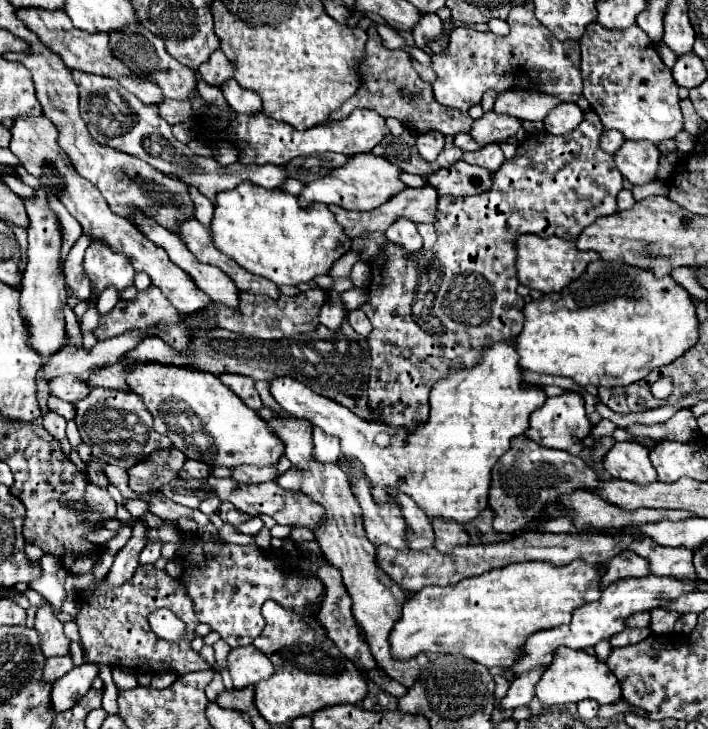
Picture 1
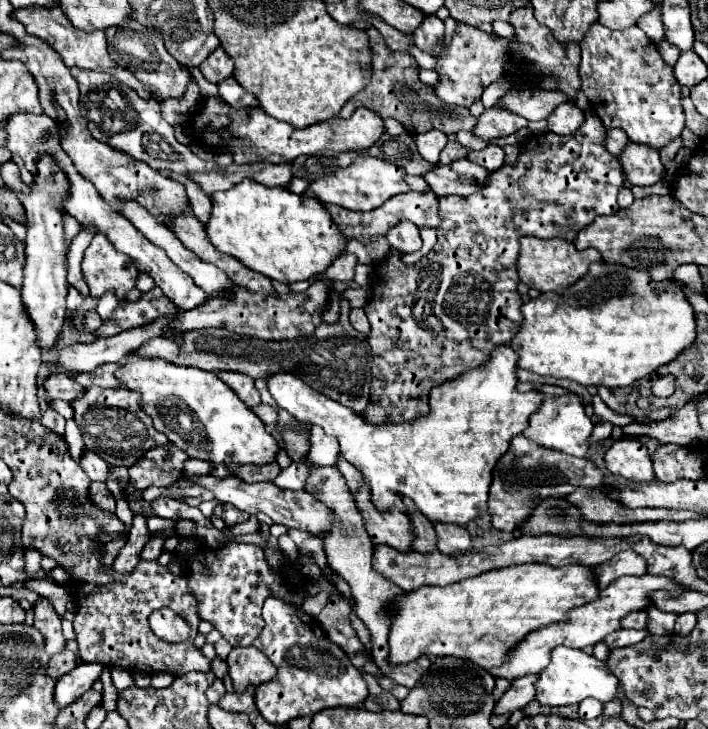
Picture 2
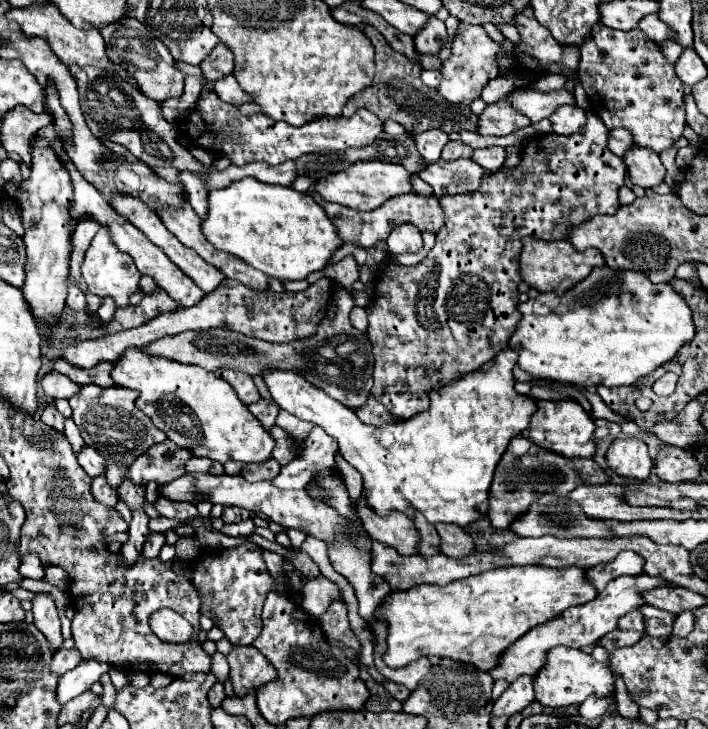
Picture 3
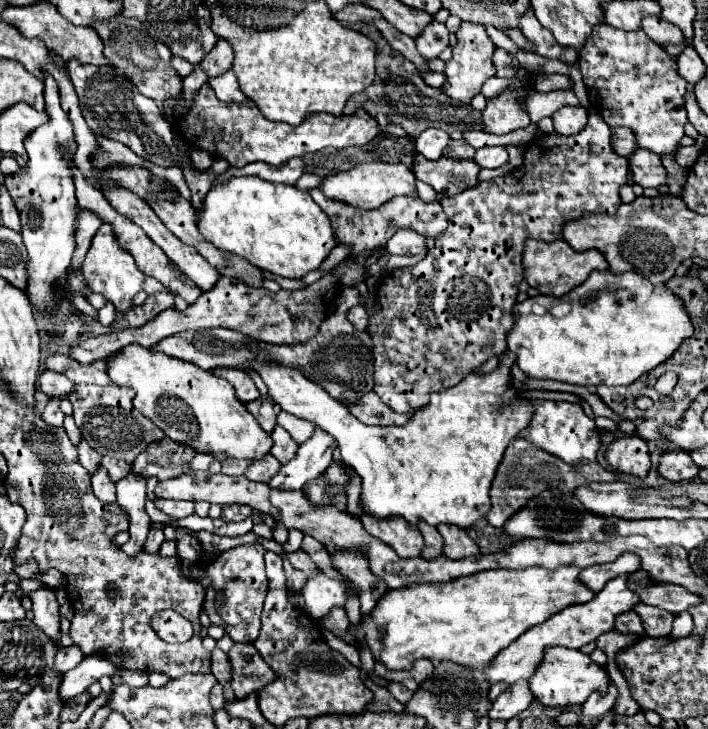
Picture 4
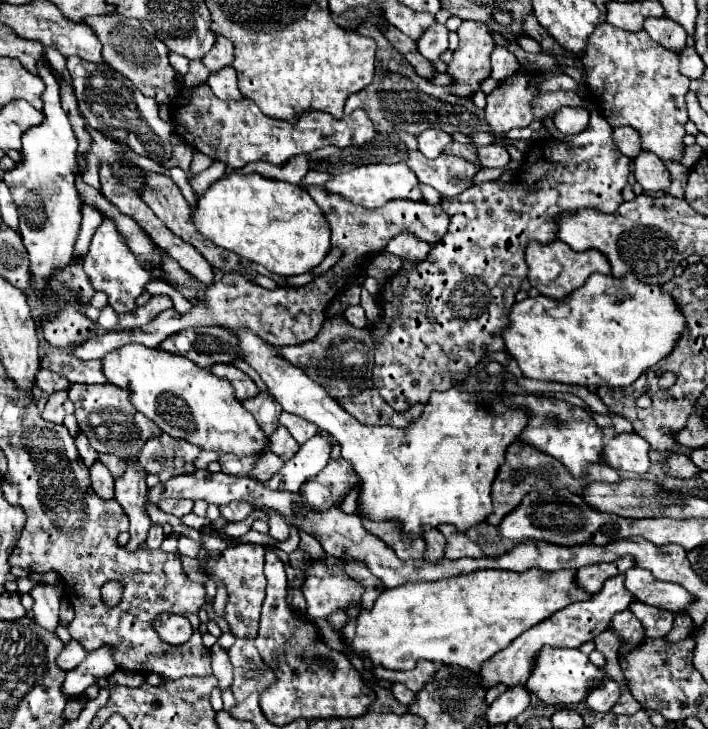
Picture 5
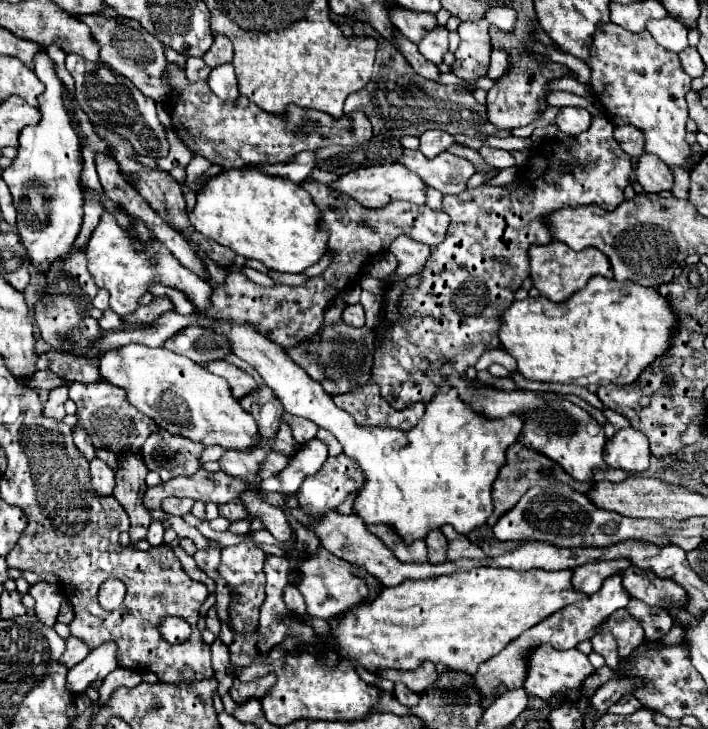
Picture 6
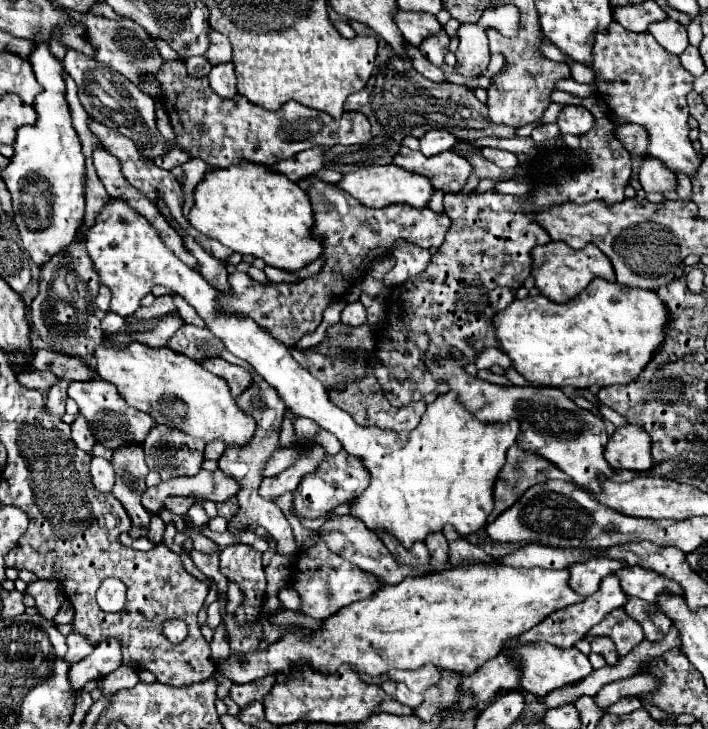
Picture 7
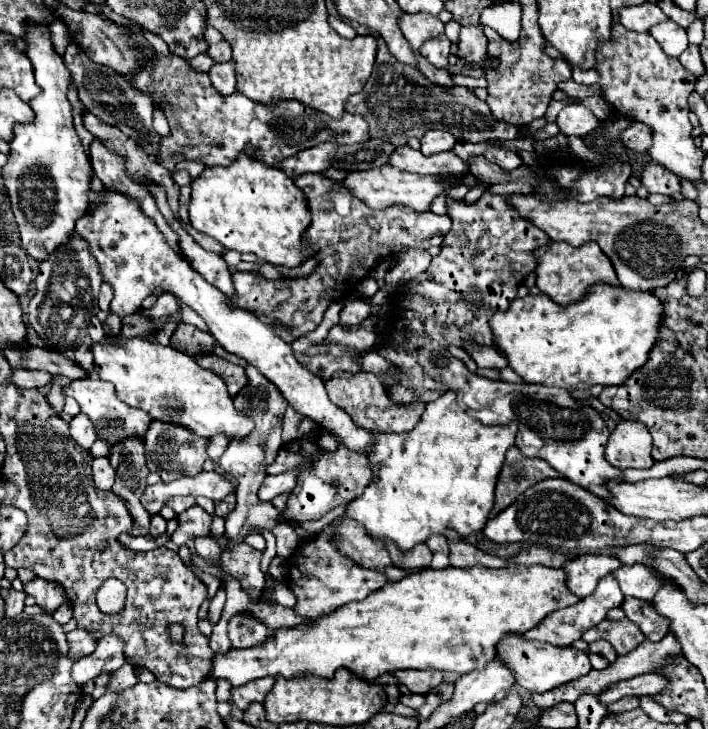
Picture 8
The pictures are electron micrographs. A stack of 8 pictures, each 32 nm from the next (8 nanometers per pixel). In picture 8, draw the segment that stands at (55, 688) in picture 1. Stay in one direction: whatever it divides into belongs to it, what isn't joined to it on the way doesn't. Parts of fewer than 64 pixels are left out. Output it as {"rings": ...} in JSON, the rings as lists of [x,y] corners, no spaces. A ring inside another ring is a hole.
{"rings":[[[114,634],[104,636],[90,656],[80,658],[72,666],[72,678],[82,686],[88,680],[92,680],[104,672],[118,670],[126,662],[122,650],[124,650],[124,642],[118,636],[114,636]]]}

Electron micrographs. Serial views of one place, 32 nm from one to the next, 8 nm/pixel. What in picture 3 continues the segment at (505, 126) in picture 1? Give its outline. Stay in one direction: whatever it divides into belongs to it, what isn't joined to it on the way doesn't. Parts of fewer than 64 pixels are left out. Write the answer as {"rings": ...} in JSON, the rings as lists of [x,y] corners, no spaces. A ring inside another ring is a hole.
{"rings":[[[502,98],[500,102],[486,106],[486,110],[480,114],[476,132],[482,136],[506,136],[528,124],[530,124],[530,120],[524,114],[516,112],[506,102],[506,98]]]}

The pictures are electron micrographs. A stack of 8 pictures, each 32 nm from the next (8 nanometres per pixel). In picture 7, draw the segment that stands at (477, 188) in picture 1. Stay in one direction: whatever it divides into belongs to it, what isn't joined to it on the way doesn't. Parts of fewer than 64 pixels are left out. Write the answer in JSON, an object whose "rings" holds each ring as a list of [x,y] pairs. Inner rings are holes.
{"rings":[[[402,148],[400,154],[394,156],[394,164],[432,180],[432,184],[436,184],[436,190],[444,194],[458,194],[472,174],[472,164],[450,150],[426,158],[422,152]]]}

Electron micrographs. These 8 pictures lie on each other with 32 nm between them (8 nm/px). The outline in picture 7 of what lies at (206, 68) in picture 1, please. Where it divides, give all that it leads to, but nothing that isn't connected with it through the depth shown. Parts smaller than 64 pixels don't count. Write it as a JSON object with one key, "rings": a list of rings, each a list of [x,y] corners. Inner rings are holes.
{"rings":[[[210,30],[210,48],[208,52],[204,54],[206,60],[216,66],[216,64],[222,64],[222,62],[230,62],[232,60],[232,46],[230,46],[230,40],[224,36],[224,34],[218,34],[214,30]]]}

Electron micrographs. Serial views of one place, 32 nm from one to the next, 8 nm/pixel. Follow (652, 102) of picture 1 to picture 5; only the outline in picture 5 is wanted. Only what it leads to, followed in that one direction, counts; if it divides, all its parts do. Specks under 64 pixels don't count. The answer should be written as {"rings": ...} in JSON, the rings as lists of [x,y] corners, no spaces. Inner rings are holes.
{"rings":[[[600,24],[596,26],[596,32],[592,32],[588,40],[588,48],[584,50],[580,62],[584,66],[584,84],[588,88],[588,94],[598,94],[596,106],[600,108],[608,124],[612,124],[612,128],[616,126],[634,128],[640,134],[640,144],[644,150],[654,152],[662,160],[678,162],[684,150],[682,144],[682,138],[686,134],[684,124],[688,122],[684,94],[688,92],[688,84],[690,84],[690,80],[682,76],[678,70],[678,54],[656,44],[644,30],[626,32],[612,24]]]}

